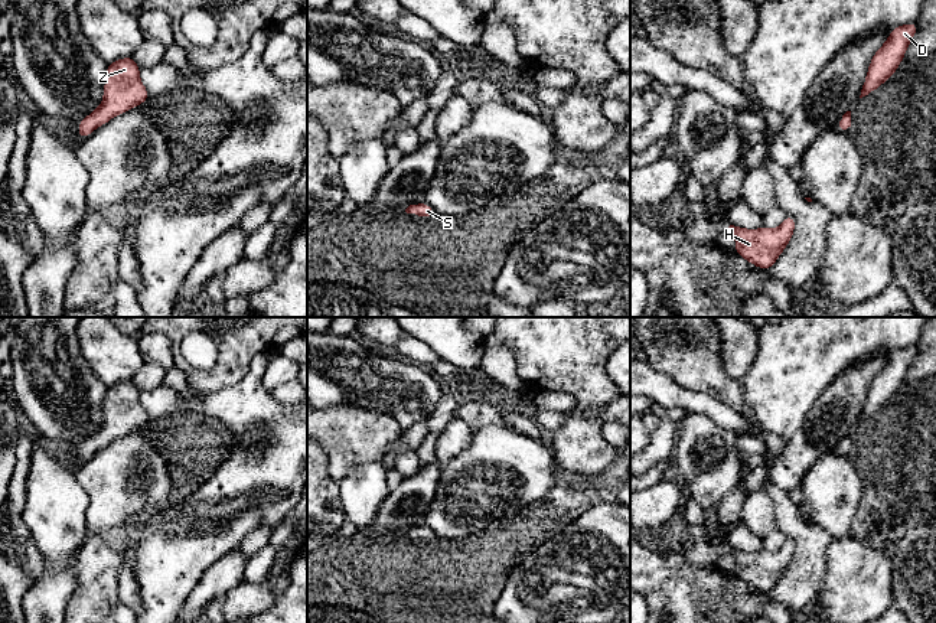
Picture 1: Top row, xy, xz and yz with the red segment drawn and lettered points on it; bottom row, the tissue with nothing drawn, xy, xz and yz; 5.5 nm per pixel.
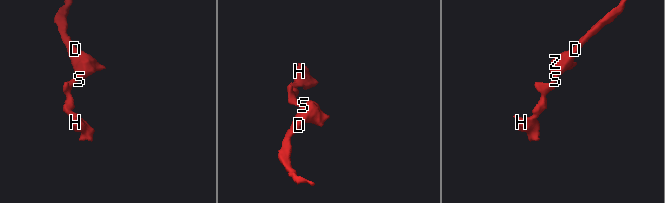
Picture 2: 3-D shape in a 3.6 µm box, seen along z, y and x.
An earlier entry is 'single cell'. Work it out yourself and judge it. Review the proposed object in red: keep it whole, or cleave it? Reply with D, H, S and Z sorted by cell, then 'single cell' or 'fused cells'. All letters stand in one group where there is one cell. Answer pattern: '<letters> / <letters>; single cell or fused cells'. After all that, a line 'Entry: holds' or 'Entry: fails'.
D H S Z; single cell
Entry: holds

